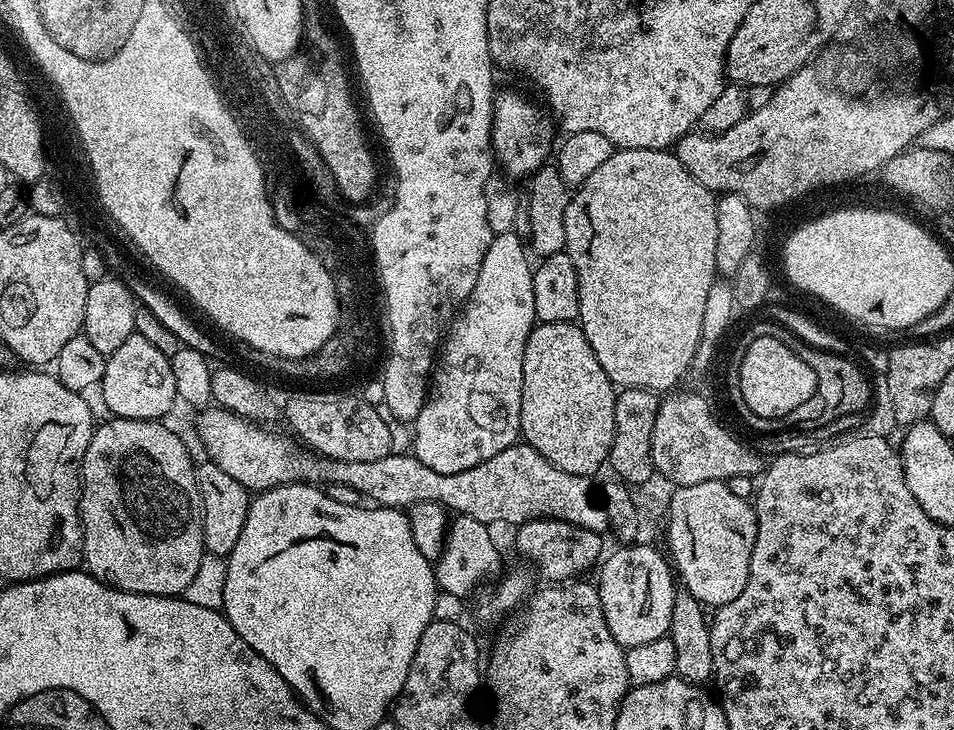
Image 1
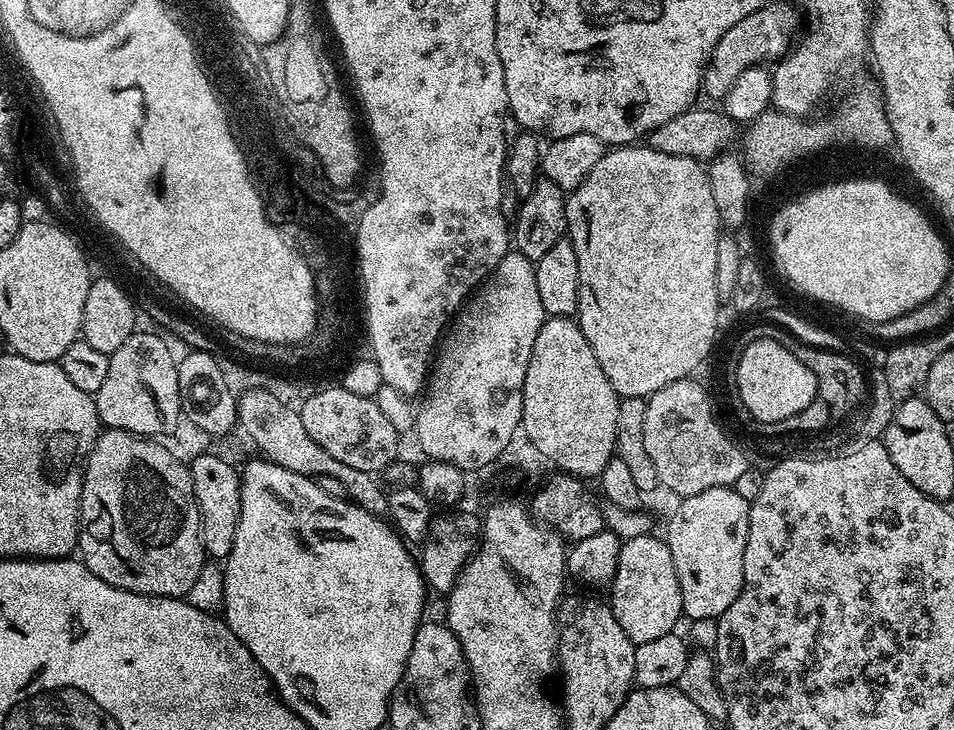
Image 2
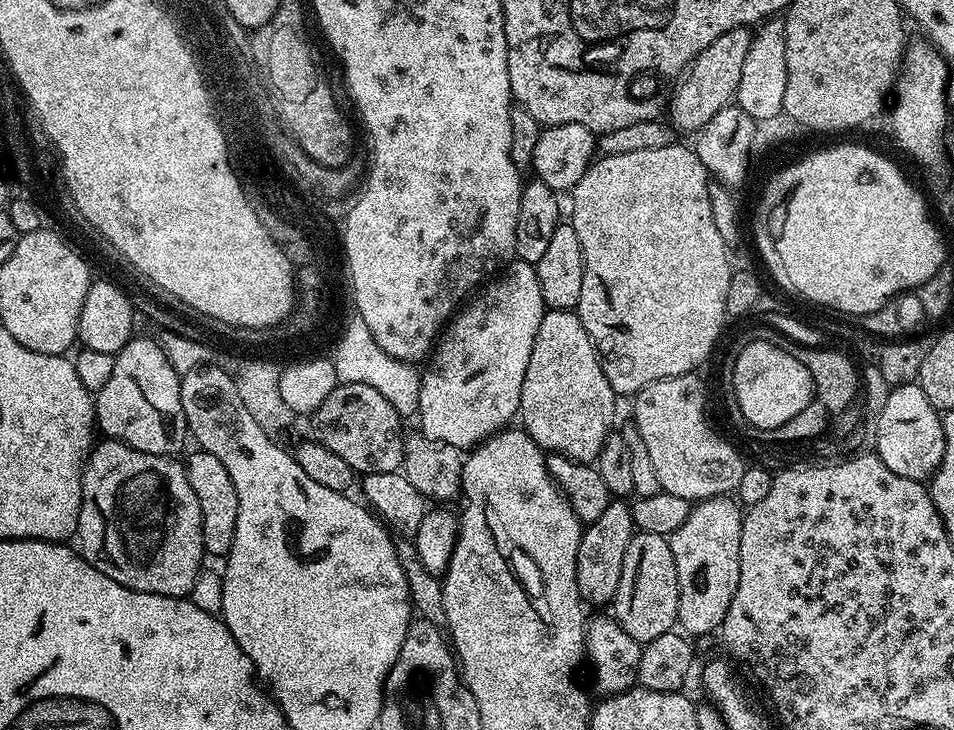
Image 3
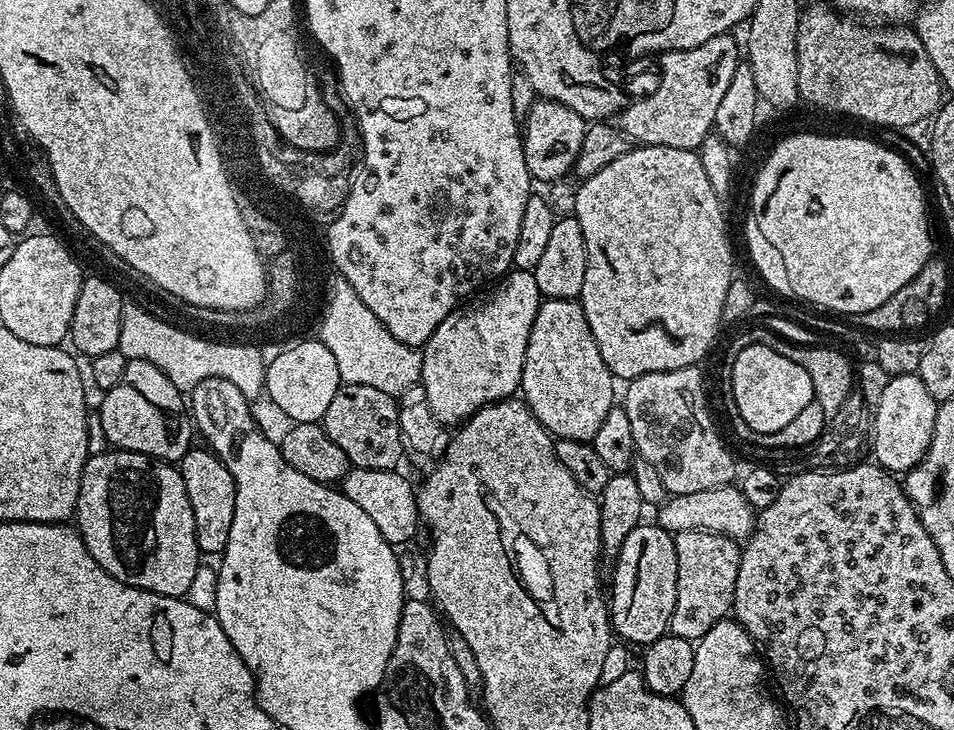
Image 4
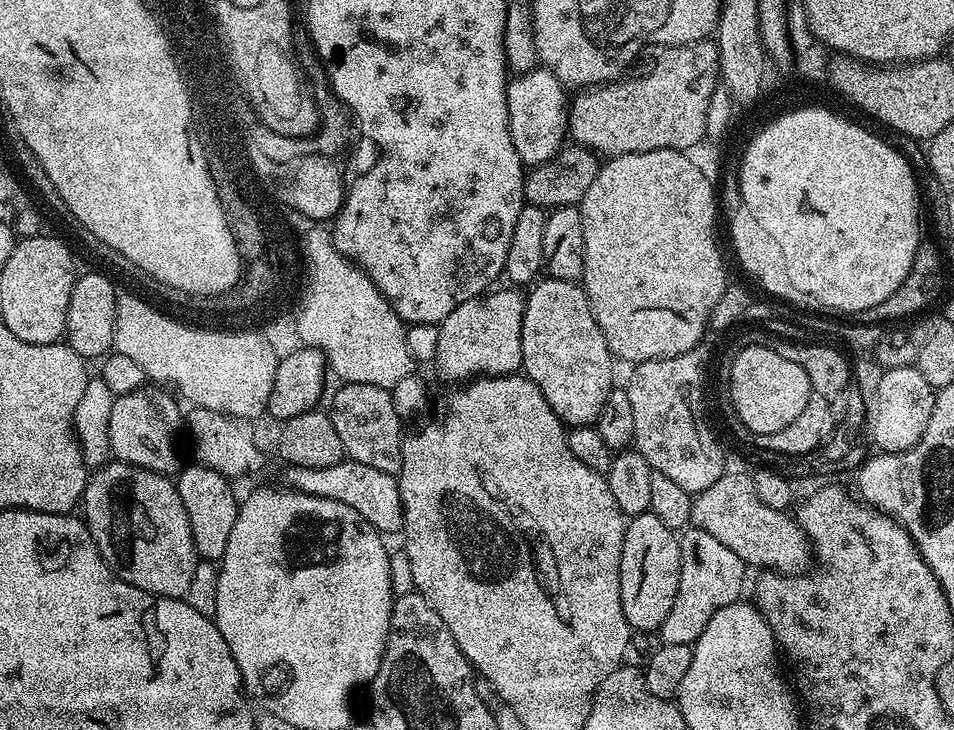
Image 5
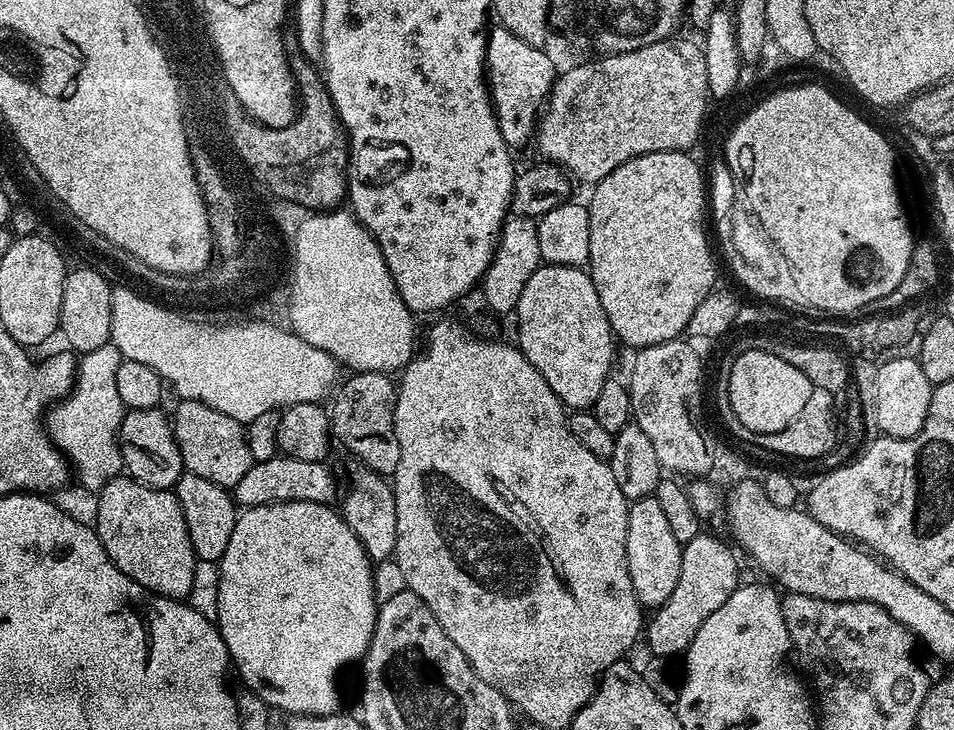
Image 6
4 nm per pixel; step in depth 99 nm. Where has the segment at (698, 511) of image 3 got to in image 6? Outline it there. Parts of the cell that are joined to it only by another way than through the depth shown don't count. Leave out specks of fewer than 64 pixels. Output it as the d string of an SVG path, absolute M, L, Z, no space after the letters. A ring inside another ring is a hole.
M701 534L690 538L690 542L682 545L682 574L678 574L678 586L674 586L674 594L666 598L666 602L651 613L646 624L646 640L651 655L656 658L673 658L687 653L690 642L694 642L694 634L734 590L740 587L740 564L736 556L716 536Z

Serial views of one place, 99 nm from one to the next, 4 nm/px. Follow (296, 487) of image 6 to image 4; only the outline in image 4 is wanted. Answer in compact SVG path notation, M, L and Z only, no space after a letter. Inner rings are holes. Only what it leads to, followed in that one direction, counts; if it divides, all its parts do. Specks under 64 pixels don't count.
M352 467L342 481L342 491L350 502L355 502L378 526L382 538L393 546L404 546L407 540L416 536L416 527L421 527L420 511L416 505L417 489L400 470L370 470Z

